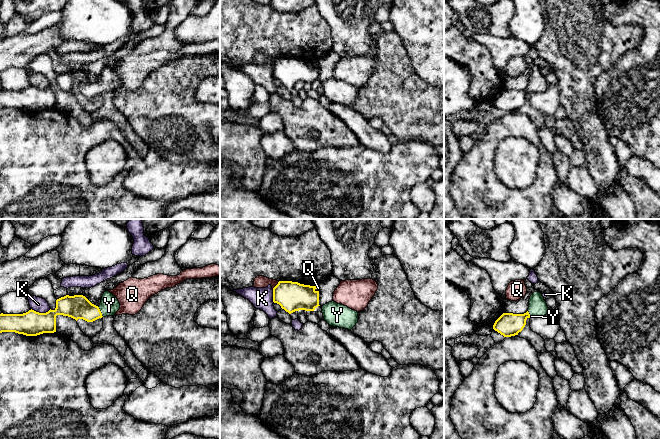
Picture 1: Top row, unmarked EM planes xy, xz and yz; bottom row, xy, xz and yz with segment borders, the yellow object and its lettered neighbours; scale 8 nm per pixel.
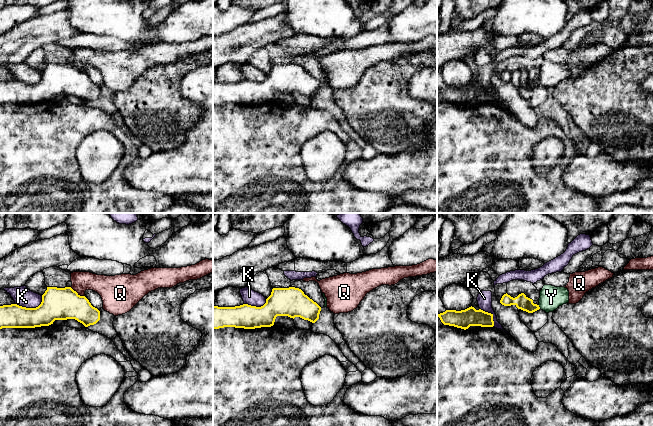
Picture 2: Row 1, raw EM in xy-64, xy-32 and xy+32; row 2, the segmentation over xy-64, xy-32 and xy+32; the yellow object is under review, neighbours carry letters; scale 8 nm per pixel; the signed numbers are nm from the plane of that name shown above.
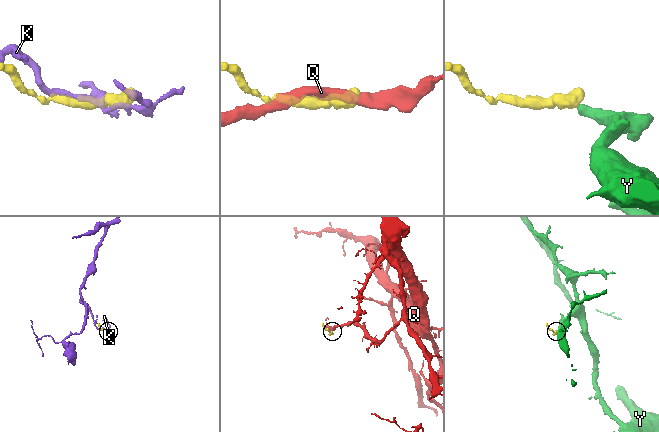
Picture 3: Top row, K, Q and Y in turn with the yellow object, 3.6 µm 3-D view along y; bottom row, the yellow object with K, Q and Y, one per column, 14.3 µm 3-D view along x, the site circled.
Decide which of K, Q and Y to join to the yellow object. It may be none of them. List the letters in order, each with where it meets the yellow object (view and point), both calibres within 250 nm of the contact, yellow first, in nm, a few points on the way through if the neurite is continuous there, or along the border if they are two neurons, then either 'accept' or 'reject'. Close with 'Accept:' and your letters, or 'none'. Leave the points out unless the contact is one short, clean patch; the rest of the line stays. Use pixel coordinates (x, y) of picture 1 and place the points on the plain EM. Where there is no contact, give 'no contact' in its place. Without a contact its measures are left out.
K: meets yellow in xy at (41, 89); 200 nm thick on the yellow side, 120 nm on the other; reject
Q: meets yellow in xz at (276, 61); 240 nm thick on the yellow side, 100 nm on the other; border along xz (279, 57), (272, 64); reject
Y: meets yellow in xy at (100, 87); 190 nm thick on the yellow side, 150 nm on the other; runs through xy (77, 83), (87, 87), (100, 87), (109, 81); accept
Accept: Y

